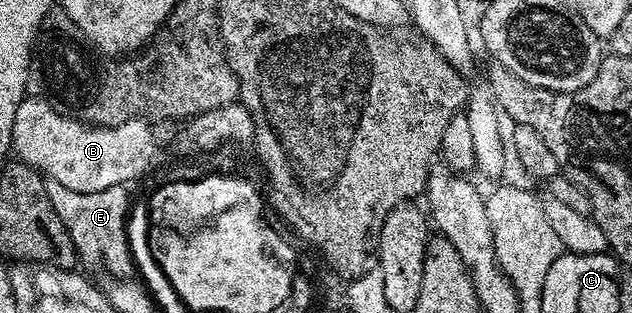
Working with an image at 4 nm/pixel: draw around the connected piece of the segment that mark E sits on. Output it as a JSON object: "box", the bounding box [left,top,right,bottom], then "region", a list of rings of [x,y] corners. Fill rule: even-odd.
{"box":[45,179,136,280],"region":[[[46,179],[45,184],[48,201],[52,201],[52,209],[56,209],[60,221],[64,221],[64,229],[68,229],[81,262],[91,263],[94,267],[102,266],[111,275],[111,280],[129,280],[136,268],[126,233],[127,216],[132,204],[127,188],[109,187],[96,193],[80,193],[76,189],[68,189],[68,185],[60,185],[60,181],[55,179]]]}

